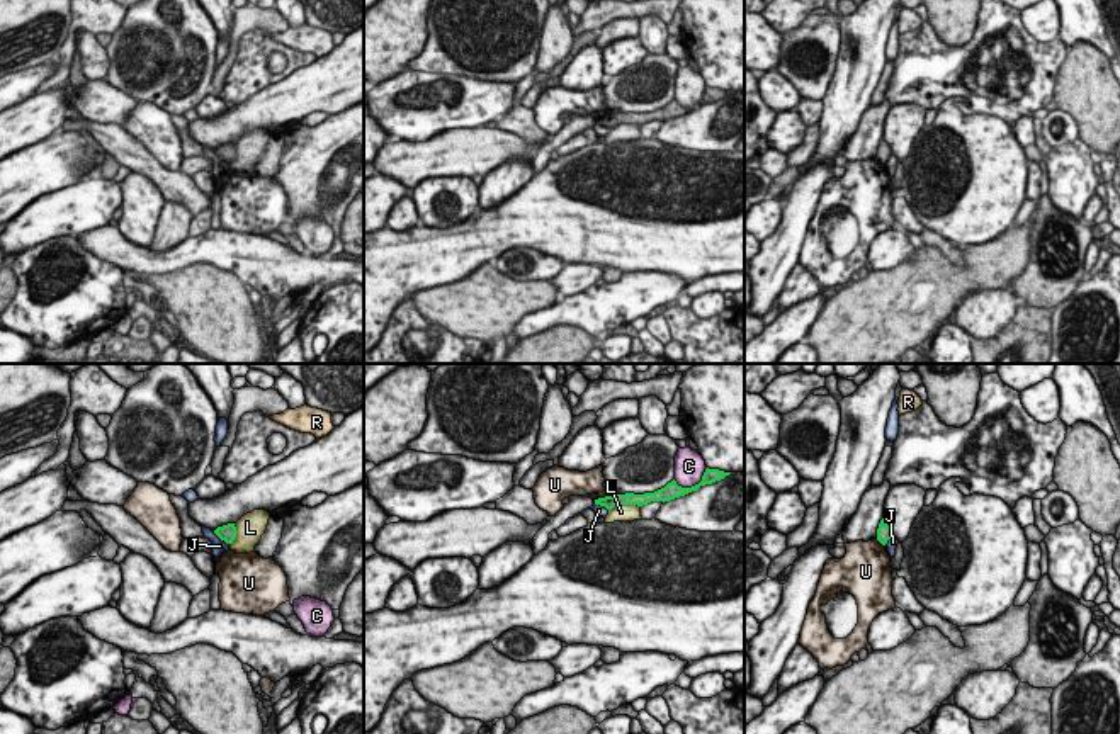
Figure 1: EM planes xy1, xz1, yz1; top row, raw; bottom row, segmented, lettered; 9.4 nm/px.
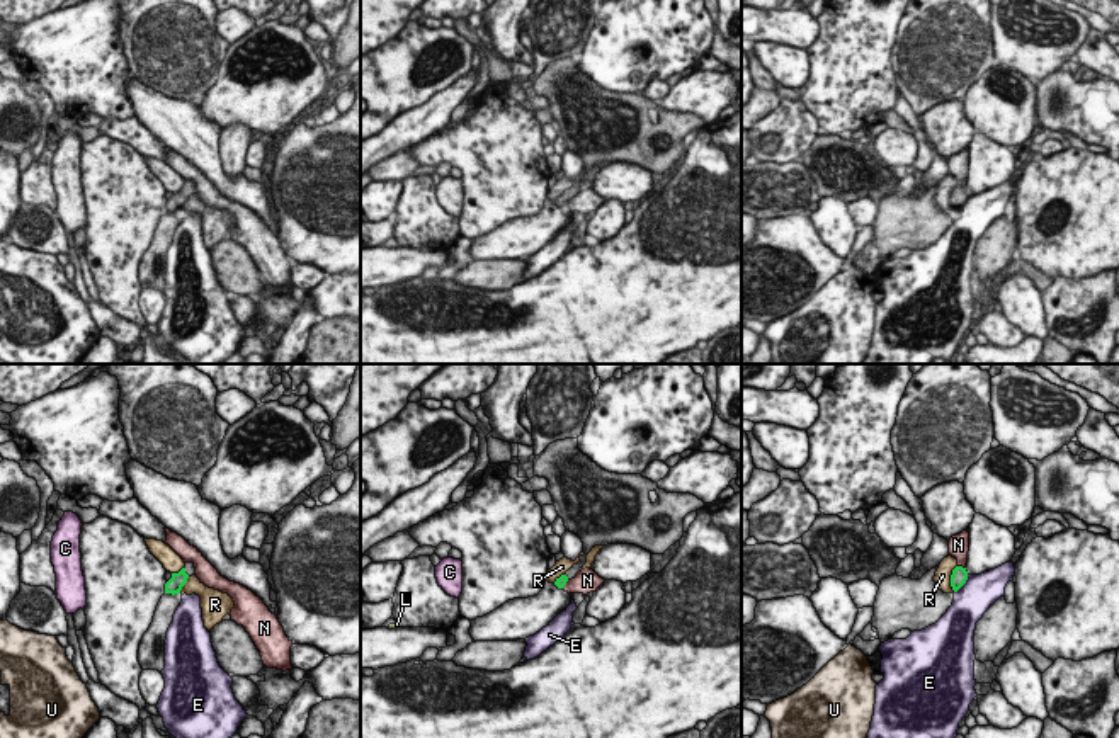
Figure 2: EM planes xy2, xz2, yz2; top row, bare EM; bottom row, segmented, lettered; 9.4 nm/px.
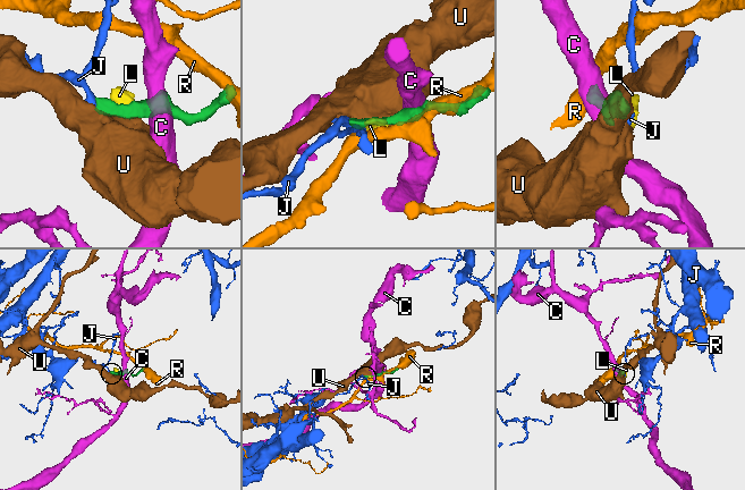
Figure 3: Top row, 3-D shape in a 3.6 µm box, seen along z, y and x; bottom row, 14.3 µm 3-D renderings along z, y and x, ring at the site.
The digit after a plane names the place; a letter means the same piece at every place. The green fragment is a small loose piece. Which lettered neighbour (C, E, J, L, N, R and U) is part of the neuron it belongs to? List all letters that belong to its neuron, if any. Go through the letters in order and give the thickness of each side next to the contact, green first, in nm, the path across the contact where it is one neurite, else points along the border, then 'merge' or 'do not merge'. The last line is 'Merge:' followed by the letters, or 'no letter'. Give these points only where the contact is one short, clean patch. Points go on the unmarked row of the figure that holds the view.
C: calibres 160 and 280 nm; border xz1 (707, 87), (702, 97), (690, 106), (680, 106), (673, 99); do not merge
E: calibres 160 and 340 nm; border yz2 (968, 194), (954, 211); do not merge
J: calibres 160 and 130 nm; border xy1 (213, 152), (228, 163); do not merge
L: calibres 130 and 160 nm; border xz1 (639, 124), (614, 124), (609, 129); do not merge
N: calibres 160 and 190 nm; border yz2 (958, 184), (965, 187); do not merge
R: calibres 160 and 160 nm; border yz2 (956, 184), (951, 194), (953, 210); do not merge
U: calibres 130 and 220 nm; do not merge
Merge: no letter

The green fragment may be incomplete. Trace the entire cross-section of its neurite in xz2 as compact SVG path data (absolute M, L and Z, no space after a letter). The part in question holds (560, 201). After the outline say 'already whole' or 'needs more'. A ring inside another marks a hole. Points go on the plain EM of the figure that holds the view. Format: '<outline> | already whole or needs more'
M578 58L549 63L534 78L534 95L549 100L566 150L583 162L583 175L554 204L563 207L595 165L634 163L663 173L684 155L684 136L706 122L690 112L667 112L641 94L602 88L578 68Z | needs more

